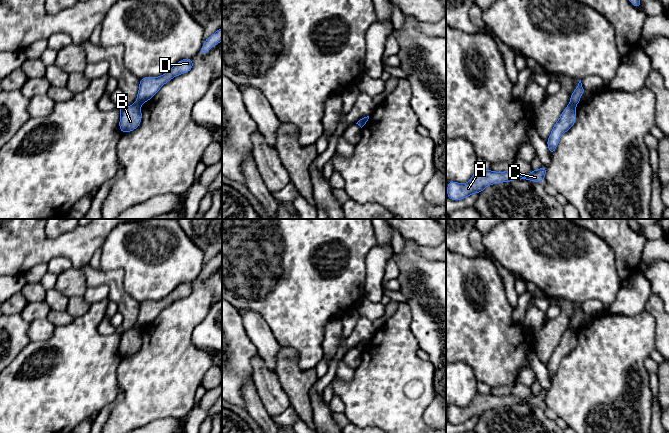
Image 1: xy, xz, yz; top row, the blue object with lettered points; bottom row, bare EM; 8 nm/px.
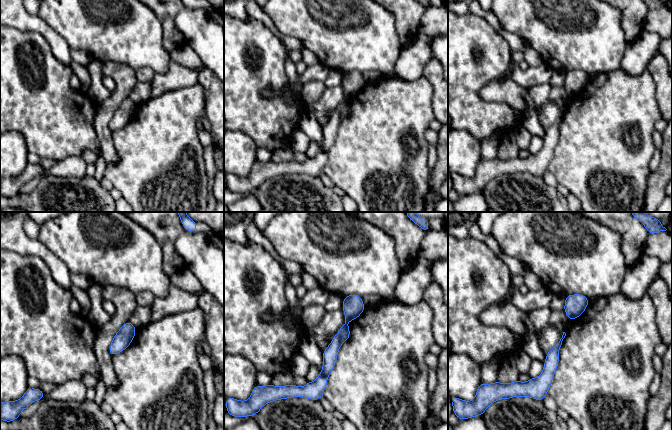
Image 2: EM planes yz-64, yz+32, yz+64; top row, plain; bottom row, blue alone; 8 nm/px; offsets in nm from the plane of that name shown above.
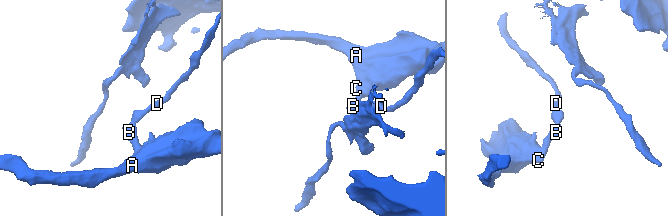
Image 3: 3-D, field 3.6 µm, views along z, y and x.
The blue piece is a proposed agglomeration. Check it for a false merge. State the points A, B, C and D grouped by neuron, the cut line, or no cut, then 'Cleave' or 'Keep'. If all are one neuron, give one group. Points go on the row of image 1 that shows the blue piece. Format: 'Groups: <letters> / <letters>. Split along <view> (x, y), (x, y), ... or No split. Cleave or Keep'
Groups: A B C / D. Split along yz (570, 103), (575, 106). Cleave

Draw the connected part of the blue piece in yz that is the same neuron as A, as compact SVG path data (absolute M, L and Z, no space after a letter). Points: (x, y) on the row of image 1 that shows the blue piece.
M542 165L538 171L532 169L526 177L520 176L511 169L504 172L477 169L472 178L465 184L460 184L456 181L448 182L447 198L453 201L462 200L474 193L481 193L489 185L521 179L532 182L544 182L547 169Z

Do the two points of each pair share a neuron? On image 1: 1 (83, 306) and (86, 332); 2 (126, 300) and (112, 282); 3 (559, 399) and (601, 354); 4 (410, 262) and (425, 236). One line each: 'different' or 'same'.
1: different
2: same
3: same
4: different

